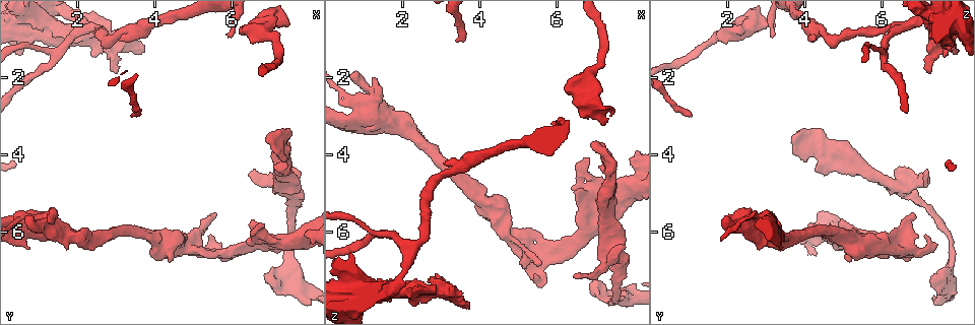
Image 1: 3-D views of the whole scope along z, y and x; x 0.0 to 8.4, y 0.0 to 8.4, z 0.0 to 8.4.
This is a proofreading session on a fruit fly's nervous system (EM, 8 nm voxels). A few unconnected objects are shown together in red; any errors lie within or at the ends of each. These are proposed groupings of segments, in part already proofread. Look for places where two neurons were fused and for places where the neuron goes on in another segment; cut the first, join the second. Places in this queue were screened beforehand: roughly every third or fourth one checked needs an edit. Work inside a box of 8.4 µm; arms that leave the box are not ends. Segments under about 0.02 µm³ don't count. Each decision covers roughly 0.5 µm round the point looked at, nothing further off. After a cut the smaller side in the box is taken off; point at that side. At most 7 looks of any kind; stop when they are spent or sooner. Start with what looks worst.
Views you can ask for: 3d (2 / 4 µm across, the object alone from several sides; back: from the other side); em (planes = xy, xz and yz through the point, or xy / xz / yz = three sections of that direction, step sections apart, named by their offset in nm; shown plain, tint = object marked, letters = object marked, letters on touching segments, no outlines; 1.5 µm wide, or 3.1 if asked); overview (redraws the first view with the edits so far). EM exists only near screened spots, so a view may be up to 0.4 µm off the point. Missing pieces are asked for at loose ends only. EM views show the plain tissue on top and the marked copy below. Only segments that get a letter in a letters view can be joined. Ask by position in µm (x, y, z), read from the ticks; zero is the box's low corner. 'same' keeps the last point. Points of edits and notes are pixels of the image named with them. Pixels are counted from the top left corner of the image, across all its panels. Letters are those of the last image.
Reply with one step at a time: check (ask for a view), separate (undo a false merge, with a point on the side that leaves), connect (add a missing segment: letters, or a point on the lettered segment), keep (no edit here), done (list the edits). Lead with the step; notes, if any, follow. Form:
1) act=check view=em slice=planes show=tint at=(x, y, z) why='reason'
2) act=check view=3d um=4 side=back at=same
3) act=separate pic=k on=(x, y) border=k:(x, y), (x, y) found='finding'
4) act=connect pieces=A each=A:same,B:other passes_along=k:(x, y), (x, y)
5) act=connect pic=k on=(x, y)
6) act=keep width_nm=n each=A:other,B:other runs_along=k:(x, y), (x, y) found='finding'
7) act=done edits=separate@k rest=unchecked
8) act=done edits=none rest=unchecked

act=check view=em slice=planes show=letters at=(6.60, 5.75, 4.95)

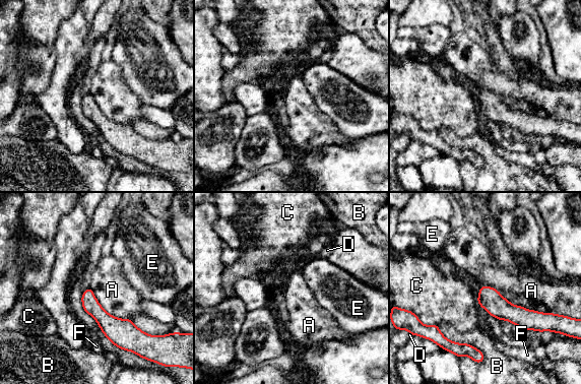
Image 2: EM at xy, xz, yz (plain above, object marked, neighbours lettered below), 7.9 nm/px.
act=keep width_nm=120 each=A:other,B:other,C:other,D:other,E:other,F:other runs_along=2:(481, 289), (503, 310), (538, 321) found='no lettered segment goes on from it'

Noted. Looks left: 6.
act=check view=em slice=planes show=letters at=(7.35, 3.80, 4.35)

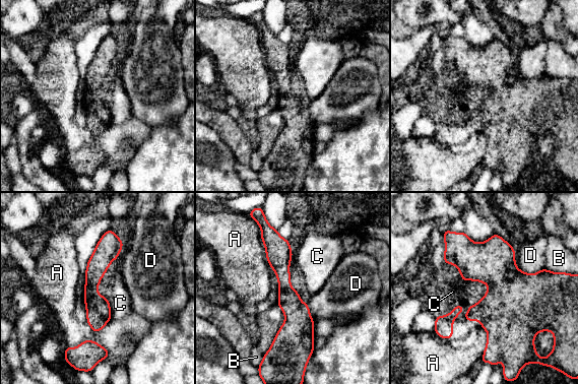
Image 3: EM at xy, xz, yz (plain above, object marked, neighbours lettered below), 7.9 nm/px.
act=keep width_nm=180 each=A:other,B:other,C:other,D:other runs_along=3:(274, 232), (291, 304), (287, 350) found='one neuron here'

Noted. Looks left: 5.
act=check view=em slice=planes show=letters at=(4.60, 6.35, 5.95) why='a fork'

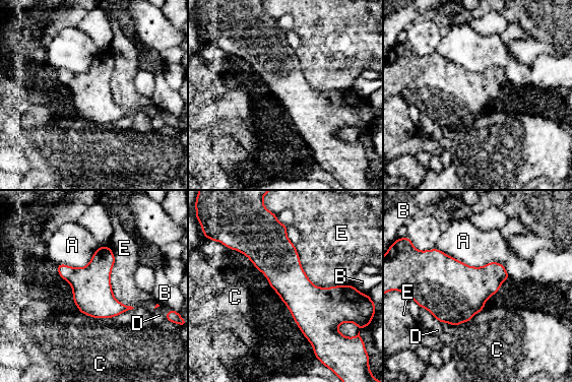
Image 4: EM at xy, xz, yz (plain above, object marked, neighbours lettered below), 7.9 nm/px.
act=keep width_nm=300 each=A:other,B:other,C:other,D:other,E:other border=4:(80, 312), (93, 317), (111, 318) found='one neuron here'

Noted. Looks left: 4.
act=done edits=none rest=unchecked

